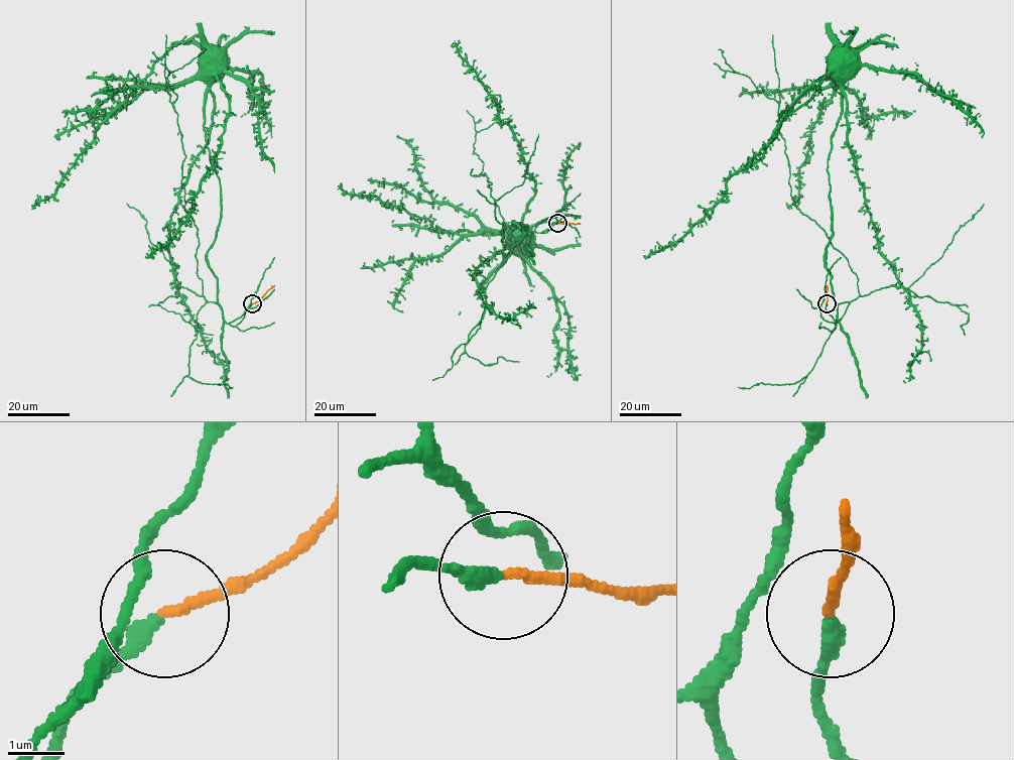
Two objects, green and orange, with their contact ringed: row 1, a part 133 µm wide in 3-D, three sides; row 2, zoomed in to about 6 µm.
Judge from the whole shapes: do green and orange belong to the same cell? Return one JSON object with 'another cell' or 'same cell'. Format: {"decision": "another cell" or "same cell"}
{"decision": "same cell"}

